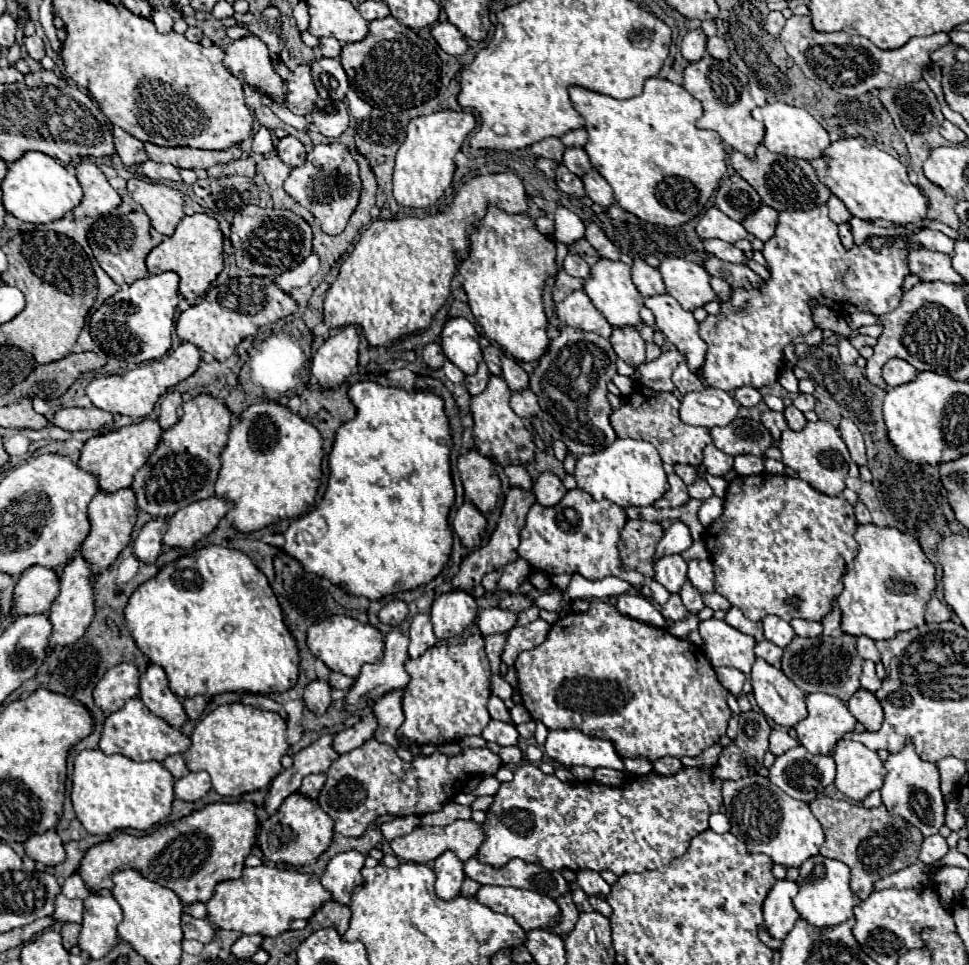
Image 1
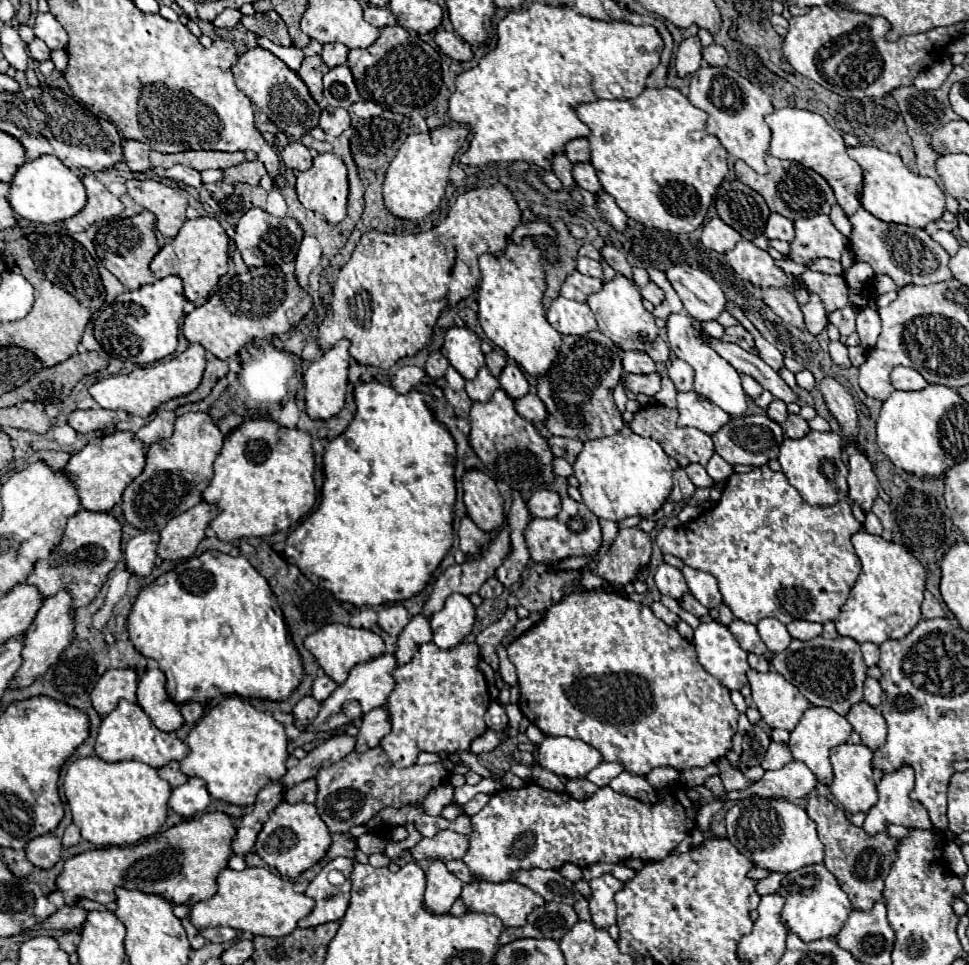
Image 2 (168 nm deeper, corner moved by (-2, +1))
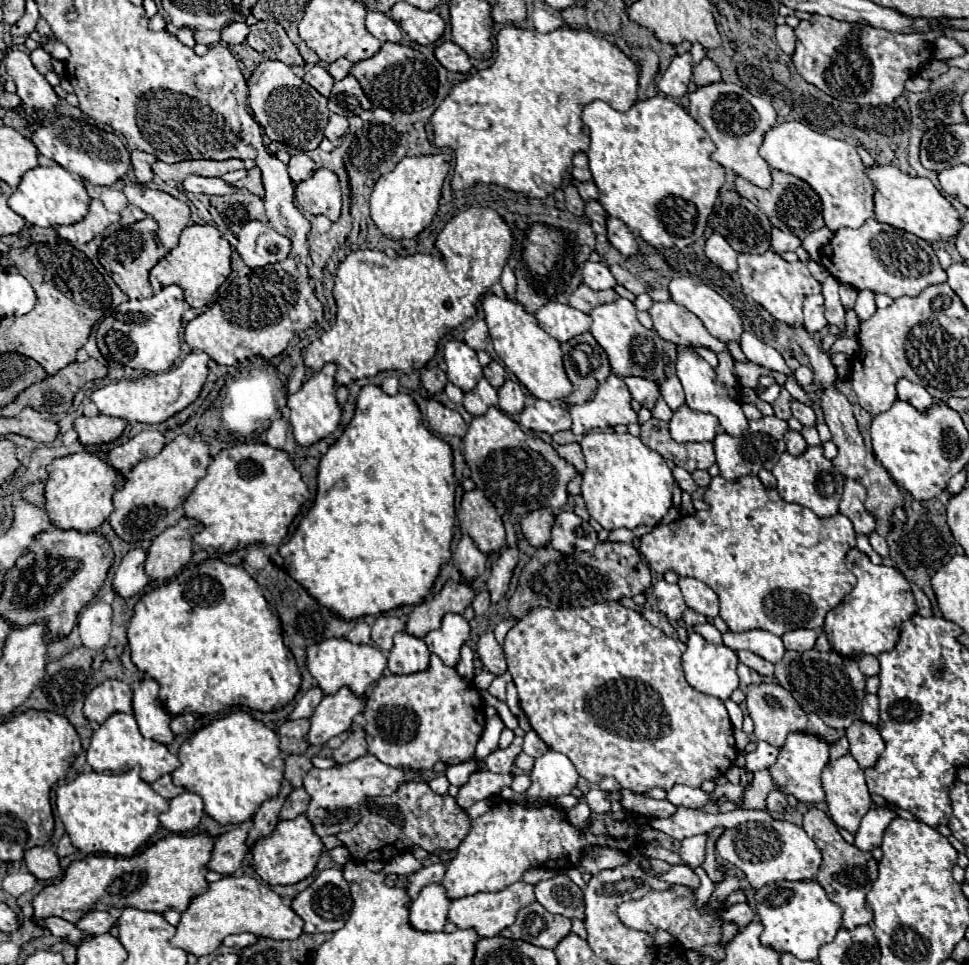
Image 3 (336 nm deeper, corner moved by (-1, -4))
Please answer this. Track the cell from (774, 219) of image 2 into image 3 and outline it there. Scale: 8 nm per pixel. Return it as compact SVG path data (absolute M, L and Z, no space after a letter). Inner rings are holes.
M773 228L771 232L771 248L781 254L781 252L789 252L789 250L795 250L797 246L801 246L801 240L793 234L785 234L781 232L779 228Z

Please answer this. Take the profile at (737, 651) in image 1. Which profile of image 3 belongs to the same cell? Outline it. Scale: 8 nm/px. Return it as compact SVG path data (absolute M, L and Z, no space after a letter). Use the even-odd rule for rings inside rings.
M695 632L689 634L687 650L681 656L681 668L685 672L685 678L687 678L689 686L693 686L695 690L699 690L699 692L703 692L707 696L715 696L715 698L725 702L731 696L731 692L739 688L737 664L739 664L737 654L731 648L709 644L705 638L701 638Z

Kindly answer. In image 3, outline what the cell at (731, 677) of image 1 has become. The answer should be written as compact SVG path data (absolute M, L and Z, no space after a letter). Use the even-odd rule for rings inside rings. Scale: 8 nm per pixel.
M727 700L727 702L725 702L725 708L727 708L727 712L729 712L729 720L731 720L731 724L733 724L735 728L741 728L741 722L743 722L741 708L739 708L733 700Z

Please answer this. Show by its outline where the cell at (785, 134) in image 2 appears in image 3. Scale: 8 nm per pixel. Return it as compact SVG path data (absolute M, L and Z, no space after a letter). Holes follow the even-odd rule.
M793 120L775 124L765 134L759 154L771 168L805 180L819 194L823 204L823 222L831 232L845 226L859 228L865 220L875 216L873 212L875 186L867 176L867 168L863 166L855 144L829 138L821 132L811 130L803 122Z

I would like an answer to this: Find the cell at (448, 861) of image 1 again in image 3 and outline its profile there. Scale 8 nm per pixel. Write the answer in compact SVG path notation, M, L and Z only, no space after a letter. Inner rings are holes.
M429 884L409 906L409 924L421 932L441 932L447 922L451 900L445 896L441 884Z

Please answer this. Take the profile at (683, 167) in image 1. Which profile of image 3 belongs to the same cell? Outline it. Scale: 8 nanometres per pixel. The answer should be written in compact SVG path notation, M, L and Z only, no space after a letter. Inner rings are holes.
M657 96L633 104L627 112L617 112L609 104L595 100L583 108L583 122L589 128L591 146L587 150L589 170L599 188L599 202L609 216L619 218L635 230L653 248L685 248L697 242L707 226L707 218L725 182L725 170L719 162L711 160L715 144L691 120L691 116L671 98Z

